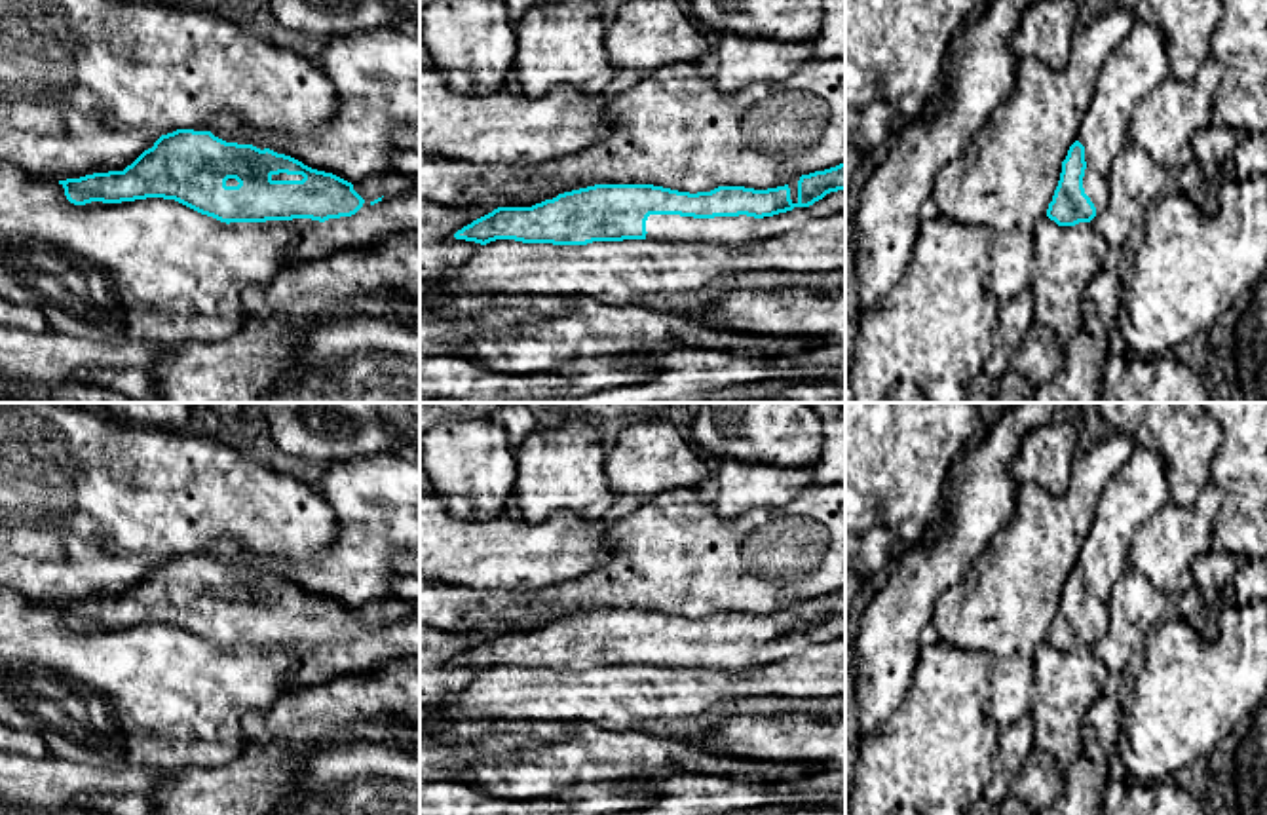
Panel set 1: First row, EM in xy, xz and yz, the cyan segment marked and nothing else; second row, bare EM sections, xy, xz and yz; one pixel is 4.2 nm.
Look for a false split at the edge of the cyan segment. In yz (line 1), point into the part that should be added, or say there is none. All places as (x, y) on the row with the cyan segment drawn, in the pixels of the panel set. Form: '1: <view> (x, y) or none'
1: yz (1096, 187)

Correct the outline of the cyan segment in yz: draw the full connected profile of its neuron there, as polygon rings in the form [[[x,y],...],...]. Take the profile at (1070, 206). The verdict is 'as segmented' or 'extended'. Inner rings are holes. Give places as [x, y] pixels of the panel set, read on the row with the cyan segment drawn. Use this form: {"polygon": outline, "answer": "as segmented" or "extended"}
{"polygon": [[[1075,141],[1062,161],[1060,180],[1047,217],[1058,226],[1090,222],[1098,213],[1107,209],[1107,199],[1107,177],[1087,165],[1085,146]]], "answer": "extended"}

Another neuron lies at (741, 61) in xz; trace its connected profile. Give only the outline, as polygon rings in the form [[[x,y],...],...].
[[[722,34],[714,47],[718,63],[714,80],[722,93],[735,93],[752,84],[777,82],[794,74],[804,63],[815,59],[815,44],[745,38]]]

